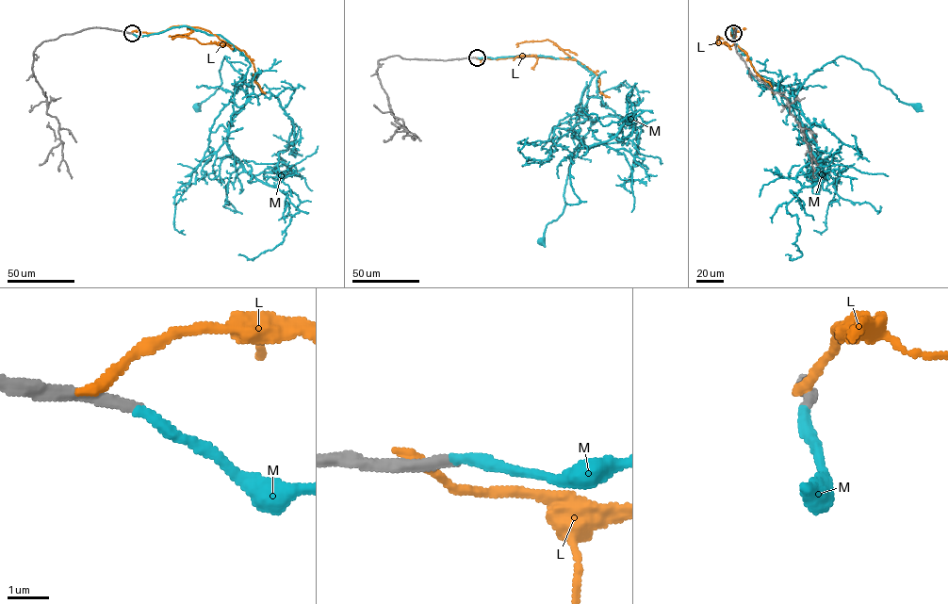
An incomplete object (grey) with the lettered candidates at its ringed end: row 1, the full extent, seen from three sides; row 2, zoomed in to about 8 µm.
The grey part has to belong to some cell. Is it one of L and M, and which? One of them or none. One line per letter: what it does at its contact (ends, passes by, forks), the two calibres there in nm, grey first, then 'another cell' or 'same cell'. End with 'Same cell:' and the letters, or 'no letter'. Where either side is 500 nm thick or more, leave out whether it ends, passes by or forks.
L: it ends there; 400 nm thick on the grey side, 300 nm on the other; another cell
M: it ends there; 280 nm thick on the grey side, 240 nm on the other; same cell
Same cell: M

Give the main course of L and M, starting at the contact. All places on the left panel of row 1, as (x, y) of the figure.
L: (131, 33), (157, 33), (172, 26), (187, 25), (208, 30), (243, 50), (253, 64), (255, 82), (265, 93)
M: (132, 33), (187, 26), (247, 58), (237, 83), (247, 96), (226, 56), (221, 85), (197, 106)

